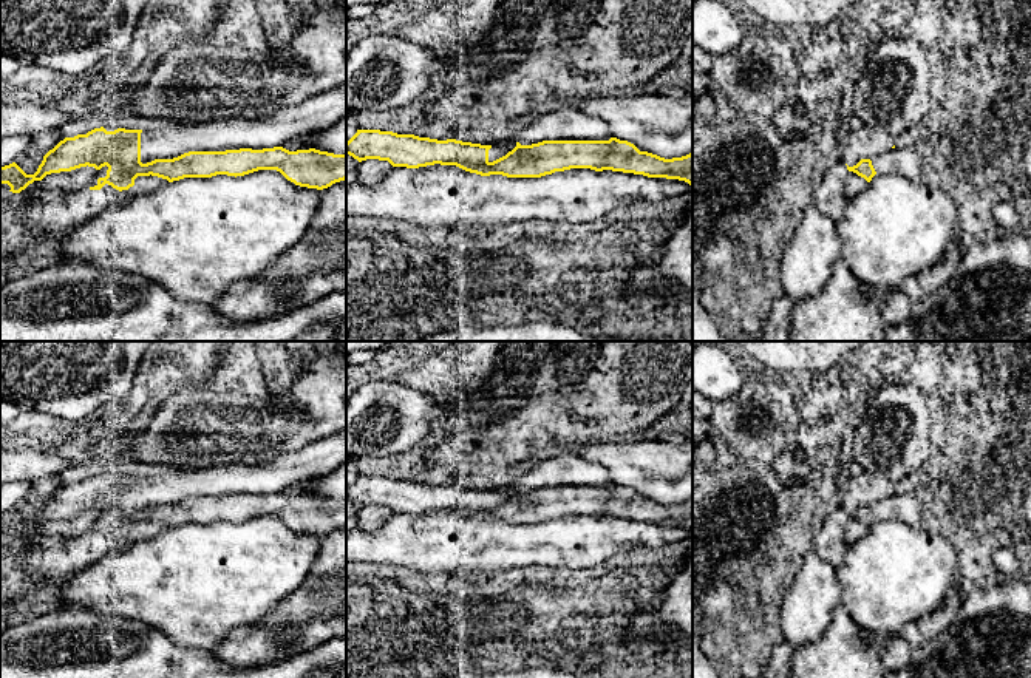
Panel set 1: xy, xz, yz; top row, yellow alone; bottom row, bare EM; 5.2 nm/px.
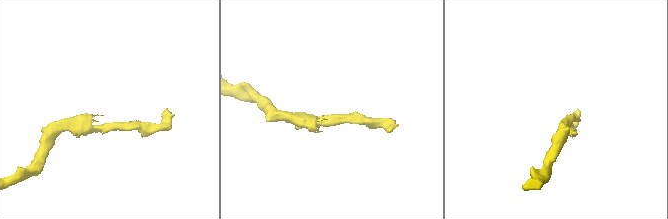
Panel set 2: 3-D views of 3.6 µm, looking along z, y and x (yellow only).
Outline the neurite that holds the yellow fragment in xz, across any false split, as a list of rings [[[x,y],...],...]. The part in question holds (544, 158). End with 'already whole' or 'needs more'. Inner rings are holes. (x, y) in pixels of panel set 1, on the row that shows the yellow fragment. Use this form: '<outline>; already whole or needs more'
[[[357,130],[346,142],[346,154],[359,162],[379,159],[407,168],[456,165],[481,176],[541,178],[570,168],[590,168],[679,179],[692,185],[692,153],[665,159],[617,137],[492,147],[456,139],[437,141],[393,131]]]; needs more

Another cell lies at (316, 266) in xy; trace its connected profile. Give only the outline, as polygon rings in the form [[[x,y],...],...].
[[[346,179],[323,188],[305,236],[252,281],[230,287],[212,307],[235,321],[277,317],[346,290]]]

